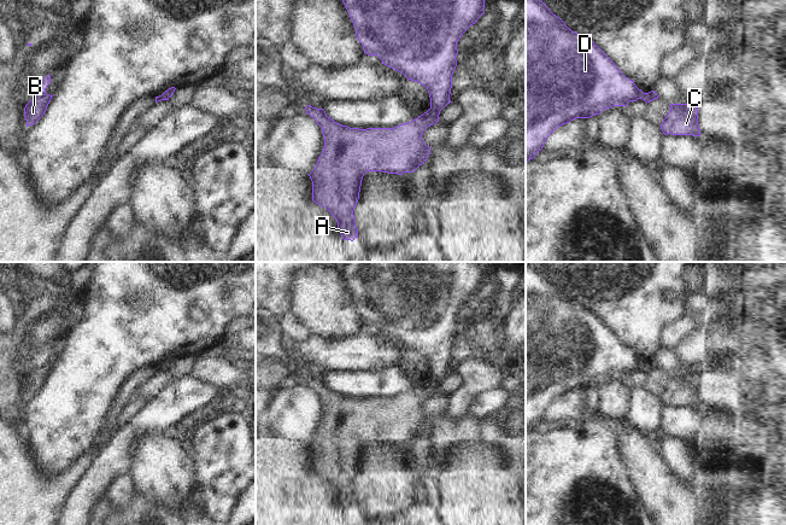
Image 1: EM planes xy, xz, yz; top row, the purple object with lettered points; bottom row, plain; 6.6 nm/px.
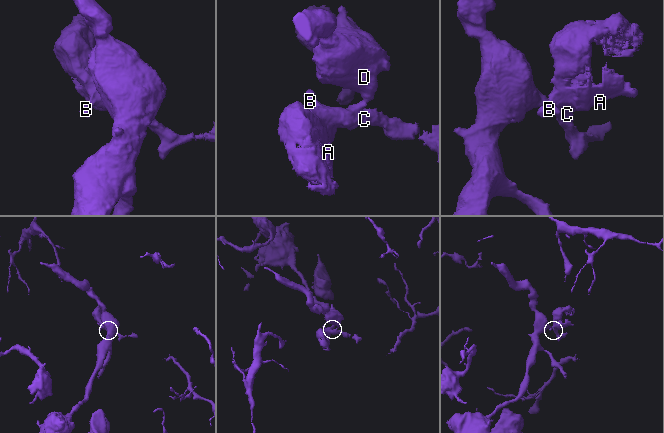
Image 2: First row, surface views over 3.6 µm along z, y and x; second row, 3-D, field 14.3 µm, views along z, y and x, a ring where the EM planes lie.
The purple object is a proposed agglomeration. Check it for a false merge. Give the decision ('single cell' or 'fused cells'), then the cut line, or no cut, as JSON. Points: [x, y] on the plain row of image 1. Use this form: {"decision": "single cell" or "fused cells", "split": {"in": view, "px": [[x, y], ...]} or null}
{"decision": "fused cells", "split": {"in": "xz", "px": [[430, 377], [439, 381]]}}

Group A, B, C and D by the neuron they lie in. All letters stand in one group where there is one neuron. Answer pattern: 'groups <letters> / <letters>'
groups A B C / D

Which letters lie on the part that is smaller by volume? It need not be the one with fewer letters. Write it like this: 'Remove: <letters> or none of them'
Remove: A, B, C

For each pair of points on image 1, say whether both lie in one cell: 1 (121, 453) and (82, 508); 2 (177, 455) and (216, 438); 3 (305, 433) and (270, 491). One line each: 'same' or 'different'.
1: same
2: different
3: different

